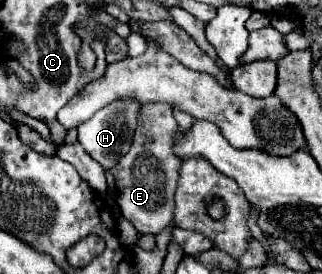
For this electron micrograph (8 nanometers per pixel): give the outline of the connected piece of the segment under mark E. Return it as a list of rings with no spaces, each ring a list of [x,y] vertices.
[[[147,104],[141,108],[141,112],[147,116],[143,124],[137,126],[135,136],[133,136],[133,146],[131,150],[111,168],[105,170],[107,176],[107,186],[111,196],[117,200],[123,216],[133,222],[133,226],[141,234],[159,234],[173,222],[173,212],[175,212],[175,188],[179,180],[179,170],[181,170],[181,160],[173,156],[173,134],[177,128],[173,108],[167,104]]]

